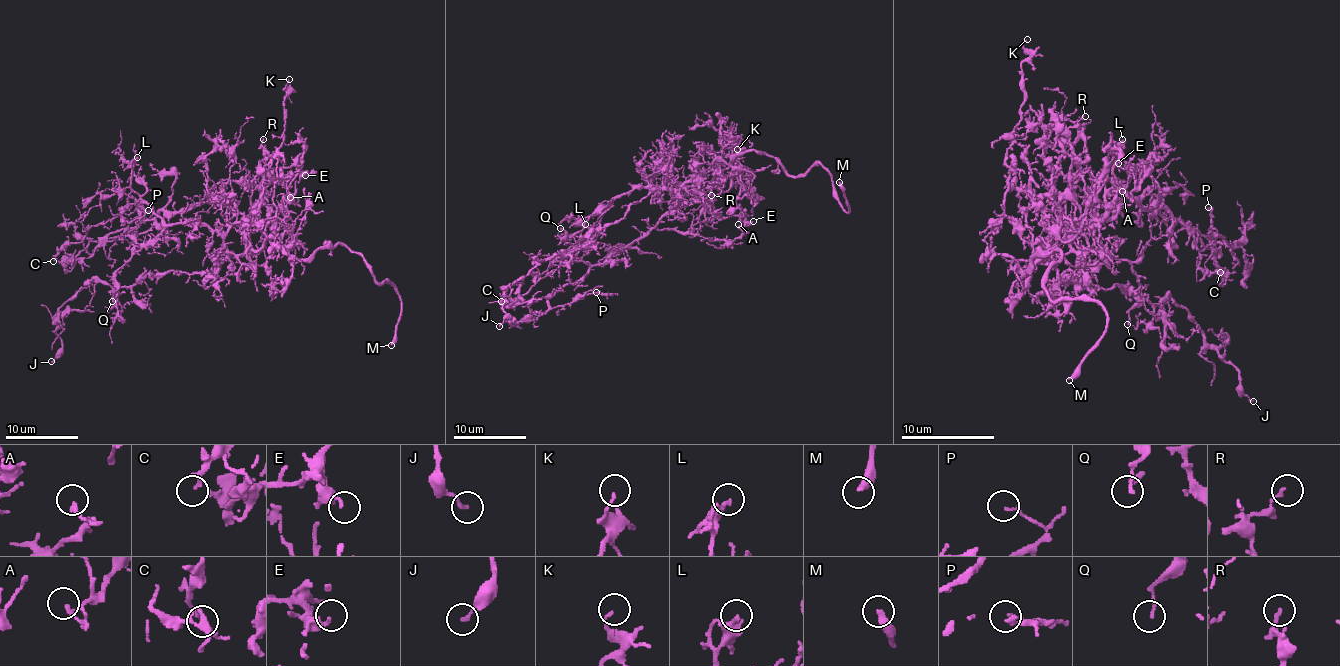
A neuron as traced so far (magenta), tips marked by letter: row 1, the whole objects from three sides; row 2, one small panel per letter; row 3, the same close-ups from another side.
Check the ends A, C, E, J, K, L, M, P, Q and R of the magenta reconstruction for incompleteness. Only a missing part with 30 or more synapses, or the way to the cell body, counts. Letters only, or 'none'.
M

